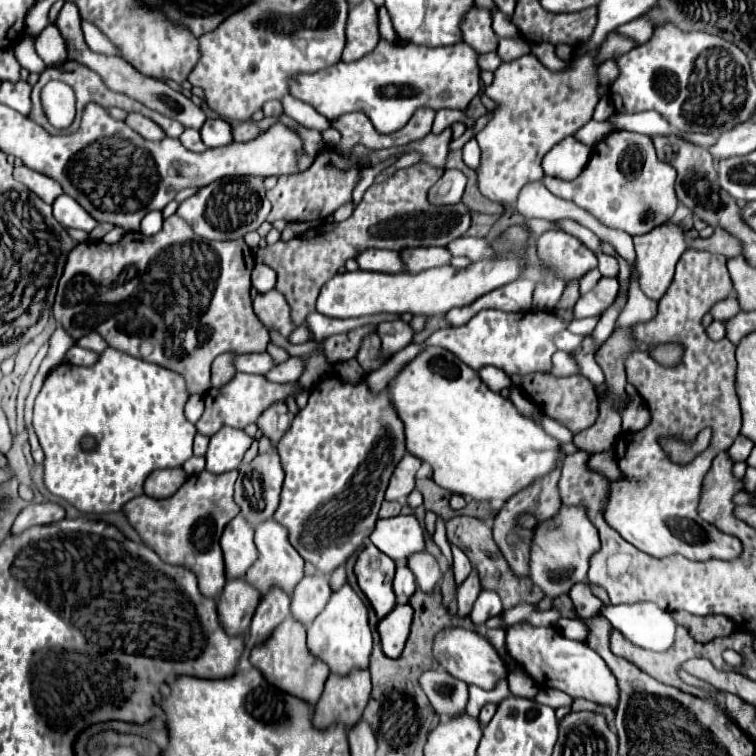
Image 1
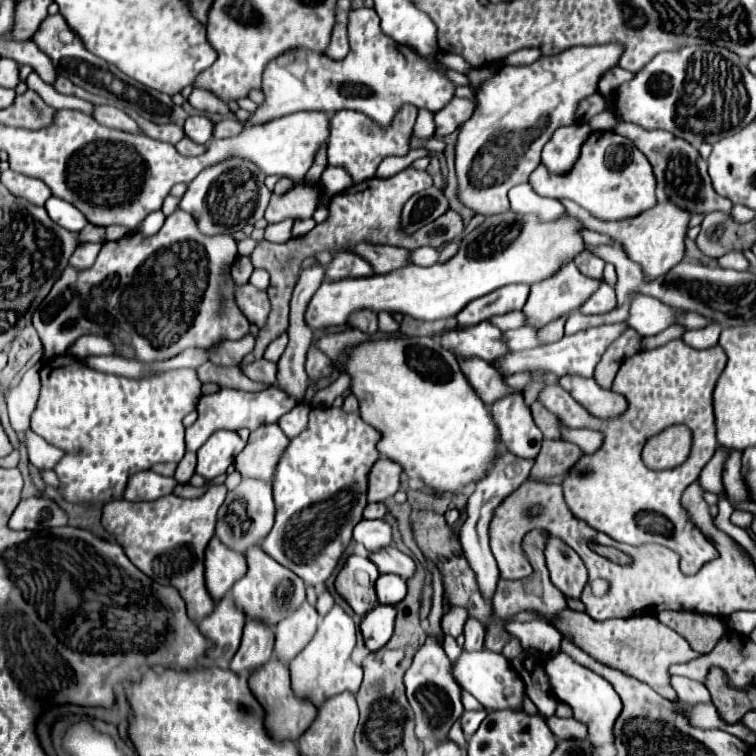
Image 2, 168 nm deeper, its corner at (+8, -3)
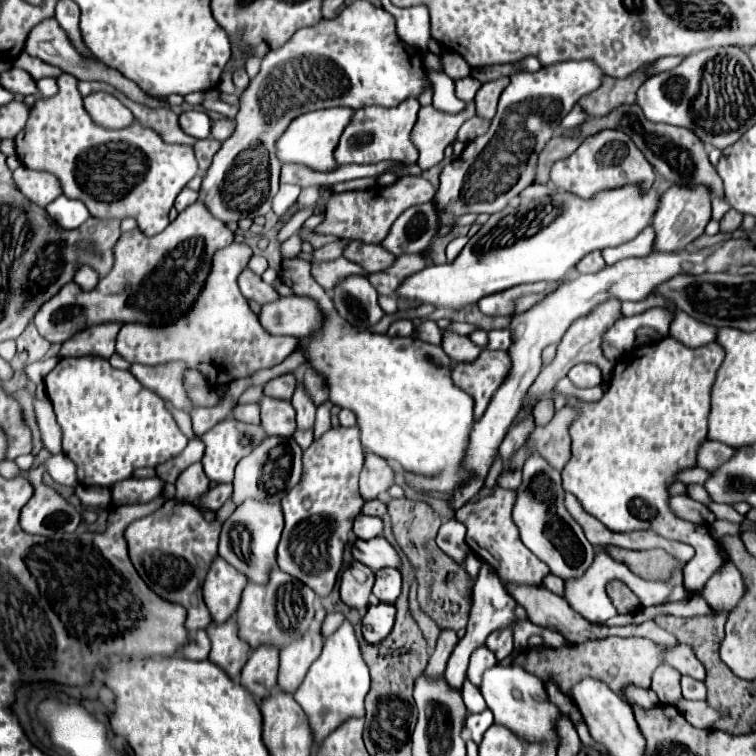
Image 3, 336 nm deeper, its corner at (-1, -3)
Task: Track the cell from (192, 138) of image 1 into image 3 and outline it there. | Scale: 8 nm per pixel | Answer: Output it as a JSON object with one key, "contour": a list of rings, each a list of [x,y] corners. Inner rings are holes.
{"contour":[[[213,137],[201,139],[201,141],[195,143],[195,157],[199,161],[199,171],[201,173],[205,173],[209,169],[209,163],[211,163],[213,155],[219,151],[219,147],[221,147],[221,143],[217,139],[213,139]]]}

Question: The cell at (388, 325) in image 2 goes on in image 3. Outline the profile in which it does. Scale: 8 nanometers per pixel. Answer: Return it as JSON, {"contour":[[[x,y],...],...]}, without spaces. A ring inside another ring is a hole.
{"contour":[[[403,319],[403,321],[395,321],[391,327],[389,327],[389,331],[387,331],[387,335],[411,335],[413,333],[413,323],[411,321],[407,321],[407,319]]]}

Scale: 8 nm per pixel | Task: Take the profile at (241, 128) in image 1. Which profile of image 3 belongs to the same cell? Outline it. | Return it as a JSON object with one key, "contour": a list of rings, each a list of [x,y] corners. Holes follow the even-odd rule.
{"contour":[[[219,119],[211,127],[211,137],[223,143],[225,139],[229,139],[229,135],[233,135],[233,131],[235,131],[235,121],[233,119]]]}

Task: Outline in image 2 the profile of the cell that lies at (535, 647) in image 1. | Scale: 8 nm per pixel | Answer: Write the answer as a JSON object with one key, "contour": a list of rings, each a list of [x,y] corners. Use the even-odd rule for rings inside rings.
{"contour":[[[566,653],[554,655],[554,659],[546,659],[544,667],[546,667],[546,673],[550,677],[550,685],[552,685],[554,693],[556,693],[556,697],[562,703],[572,707],[576,721],[580,721],[580,723],[584,723],[588,727],[588,741],[596,749],[600,749],[606,743],[614,743],[612,727],[614,727],[614,723],[616,723],[616,719],[618,719],[620,711],[622,711],[622,701],[616,695],[614,687],[604,677],[600,677],[594,671],[582,667],[580,663],[576,663]]]}

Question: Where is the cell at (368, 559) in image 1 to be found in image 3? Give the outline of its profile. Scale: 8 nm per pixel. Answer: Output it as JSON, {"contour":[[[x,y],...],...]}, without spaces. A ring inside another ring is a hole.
{"contour":[[[353,561],[341,575],[341,599],[345,605],[357,609],[361,615],[367,613],[373,595],[375,573],[359,561]]]}

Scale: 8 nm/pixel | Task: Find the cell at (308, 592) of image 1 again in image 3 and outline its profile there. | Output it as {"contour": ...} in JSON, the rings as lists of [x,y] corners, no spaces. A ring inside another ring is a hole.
{"contour":[[[309,629],[305,635],[297,637],[297,641],[285,645],[281,649],[281,665],[279,665],[279,689],[295,691],[301,685],[309,665],[323,647],[323,635],[319,629]]]}

